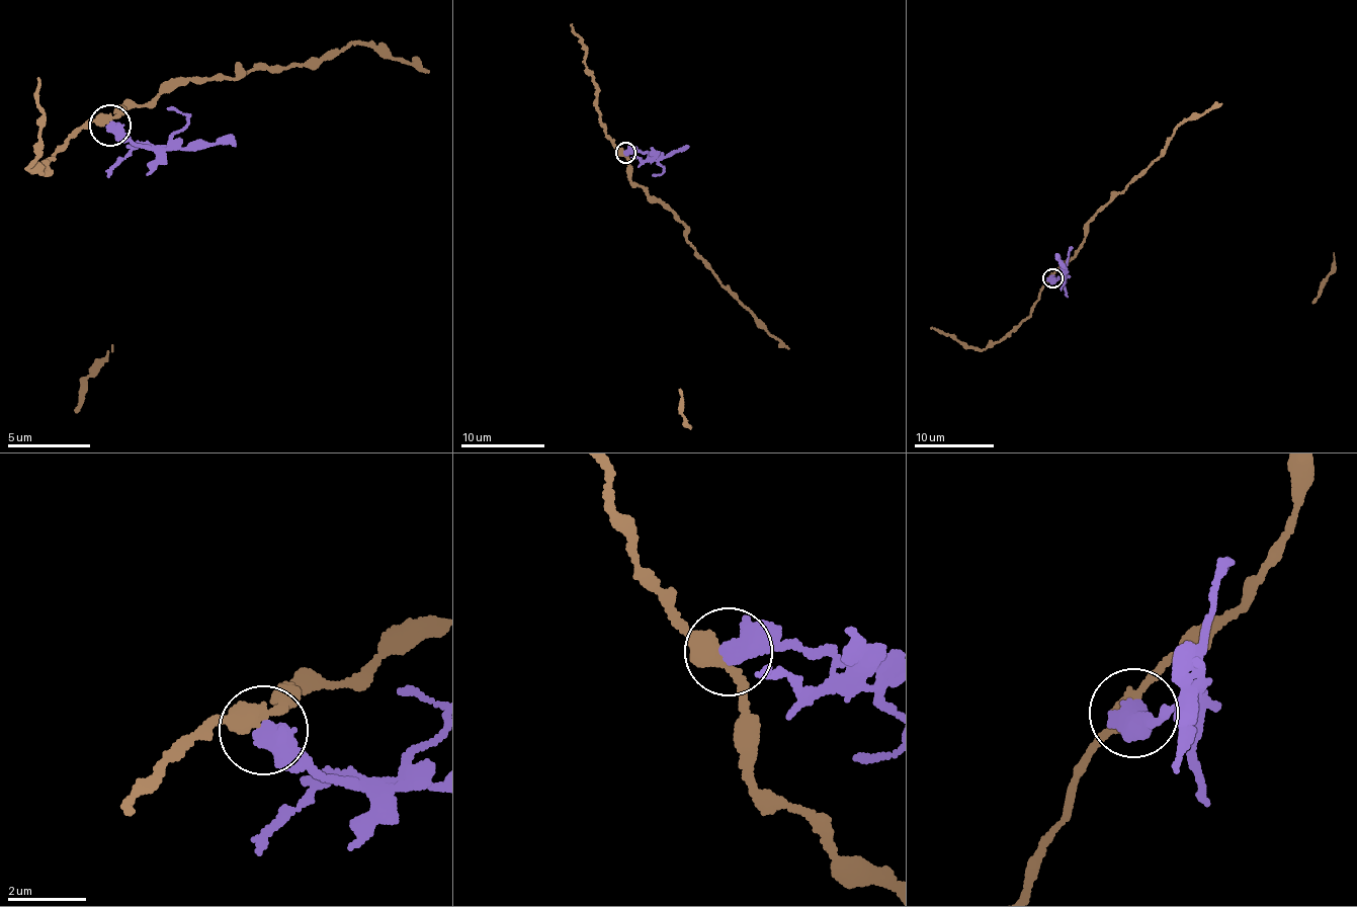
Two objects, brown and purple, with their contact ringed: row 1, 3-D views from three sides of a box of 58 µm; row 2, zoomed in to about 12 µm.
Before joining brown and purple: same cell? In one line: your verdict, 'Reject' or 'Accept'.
Reject

